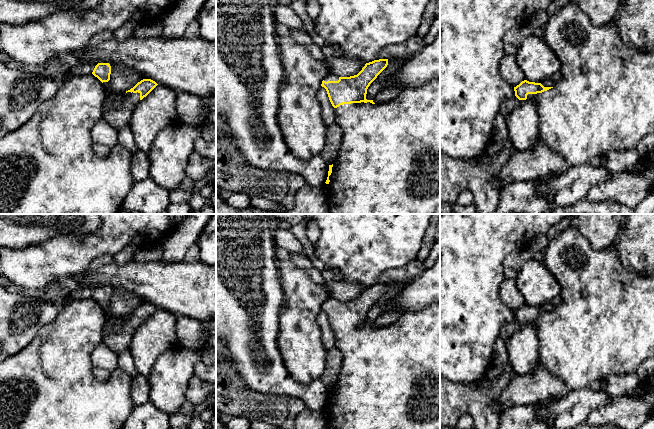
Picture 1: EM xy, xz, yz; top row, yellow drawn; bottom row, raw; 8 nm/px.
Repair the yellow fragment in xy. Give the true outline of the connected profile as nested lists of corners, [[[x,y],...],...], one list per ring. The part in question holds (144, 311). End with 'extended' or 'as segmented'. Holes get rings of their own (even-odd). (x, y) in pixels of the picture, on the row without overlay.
[[[98,287],[92,298],[102,306],[106,314],[106,321],[115,319],[116,323],[122,326],[119,331],[114,333],[107,335],[102,333],[102,342],[118,355],[130,348],[135,331],[158,309],[151,303],[143,303],[130,314],[120,318],[113,316],[108,310],[111,298],[111,290],[109,287]]] | extended

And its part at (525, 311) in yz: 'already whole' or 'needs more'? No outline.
needs more

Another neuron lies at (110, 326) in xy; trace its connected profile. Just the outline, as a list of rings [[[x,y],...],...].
[[[109,319],[105,322],[103,326],[103,333],[107,335],[119,331],[121,328],[122,325],[118,325],[115,319]]]

